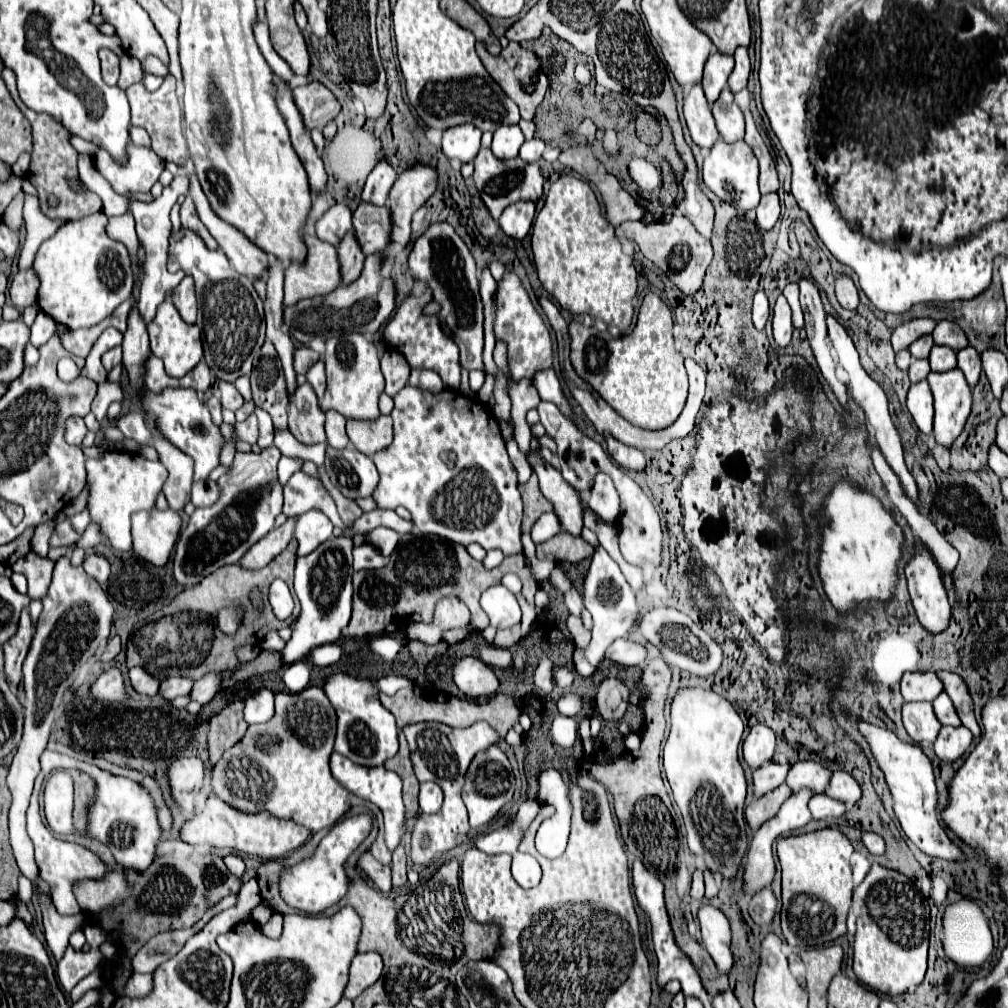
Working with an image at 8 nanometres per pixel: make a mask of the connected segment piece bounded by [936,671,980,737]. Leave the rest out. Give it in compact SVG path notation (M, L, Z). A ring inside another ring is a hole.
M938 671L936 673L938 679L944 683L944 691L948 693L948 697L952 699L956 711L958 711L958 717L962 721L962 725L966 729L972 731L974 737L980 737L980 727L976 723L976 717L974 717L974 707L972 707L972 699L970 699L970 693L968 693L968 687L964 685L964 679L960 679L956 673L950 673L950 671Z

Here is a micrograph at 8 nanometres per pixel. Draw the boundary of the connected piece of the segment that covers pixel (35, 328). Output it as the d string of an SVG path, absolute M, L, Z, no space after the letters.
M38 313L38 317L36 317L36 321L34 321L34 325L30 327L30 343L34 345L34 347L40 347L40 345L44 345L52 335L54 335L54 321L48 317L48 315L44 315L44 313Z

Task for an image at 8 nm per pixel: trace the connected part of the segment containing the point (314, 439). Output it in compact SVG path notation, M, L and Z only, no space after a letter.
M308 383L298 385L296 393L290 395L290 433L304 445L326 441L324 413L318 407L318 399Z

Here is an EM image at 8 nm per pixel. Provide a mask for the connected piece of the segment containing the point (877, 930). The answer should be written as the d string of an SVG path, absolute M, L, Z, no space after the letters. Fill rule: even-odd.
M874 863L866 879L854 889L852 911L858 917L854 939L856 979L884 995L902 995L910 985L920 985L928 961L930 905L914 881Z

